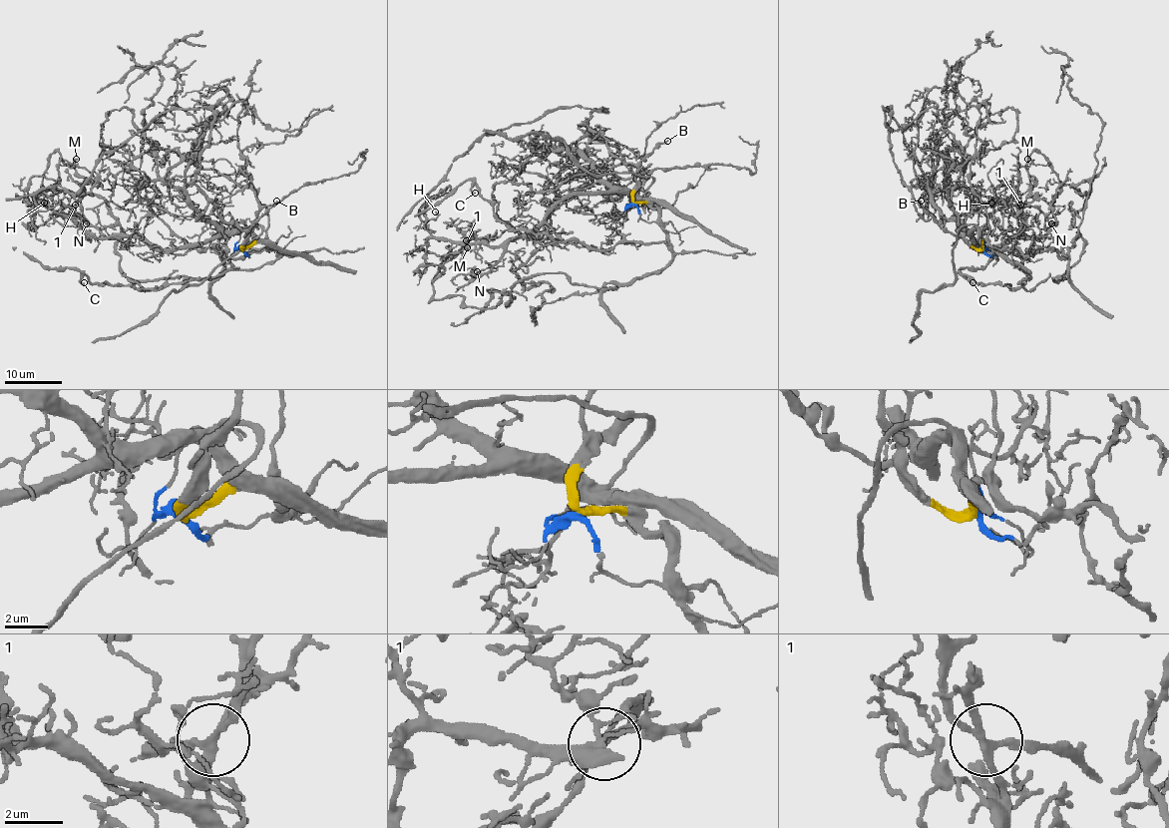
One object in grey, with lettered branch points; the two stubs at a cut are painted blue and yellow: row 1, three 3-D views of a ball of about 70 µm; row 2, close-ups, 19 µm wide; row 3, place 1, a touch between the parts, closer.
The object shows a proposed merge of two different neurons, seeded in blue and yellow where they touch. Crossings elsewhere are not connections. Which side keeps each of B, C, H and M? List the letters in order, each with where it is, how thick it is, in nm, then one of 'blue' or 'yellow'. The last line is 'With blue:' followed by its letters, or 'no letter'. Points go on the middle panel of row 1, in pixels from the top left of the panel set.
B: place (667, 141); calibre 130 nm; yellow
C: place (475, 193); calibre 160 nm; yellow
H: place (435, 211); calibre 150 nm; blue
M: place (467, 247); calibre 180 nm; blue
With blue: H, M

